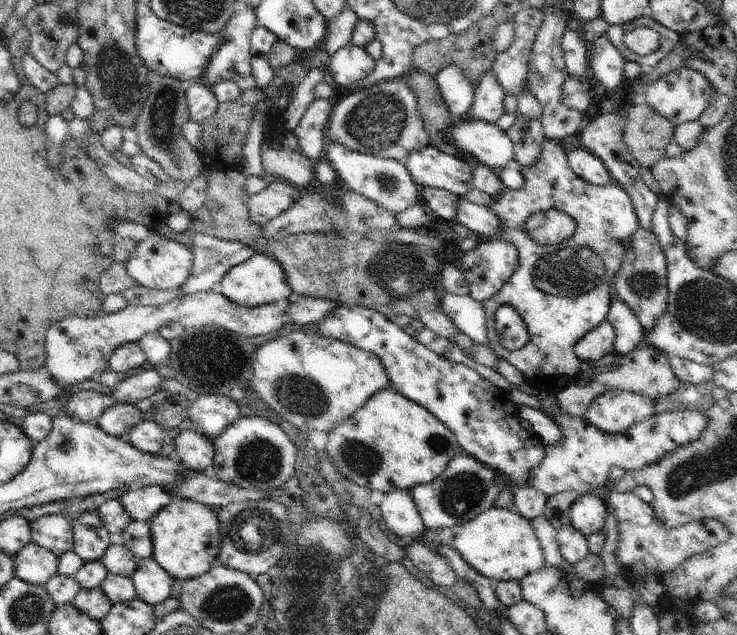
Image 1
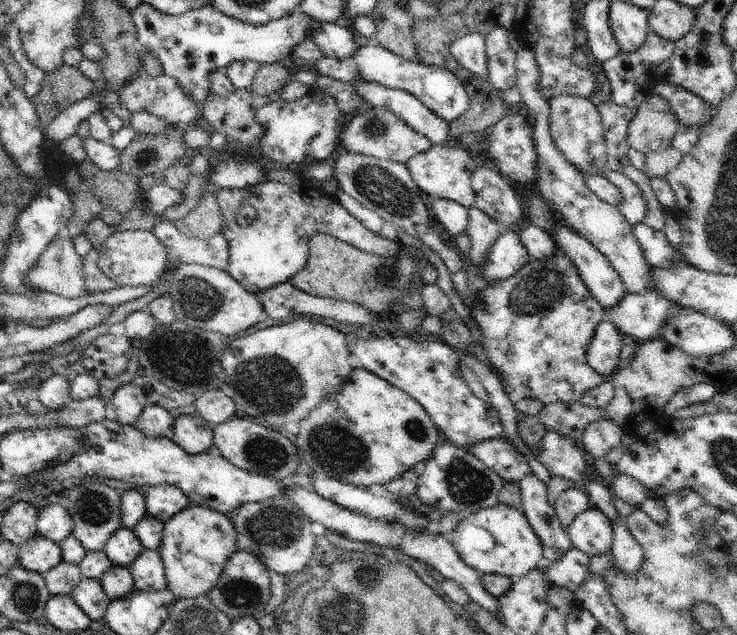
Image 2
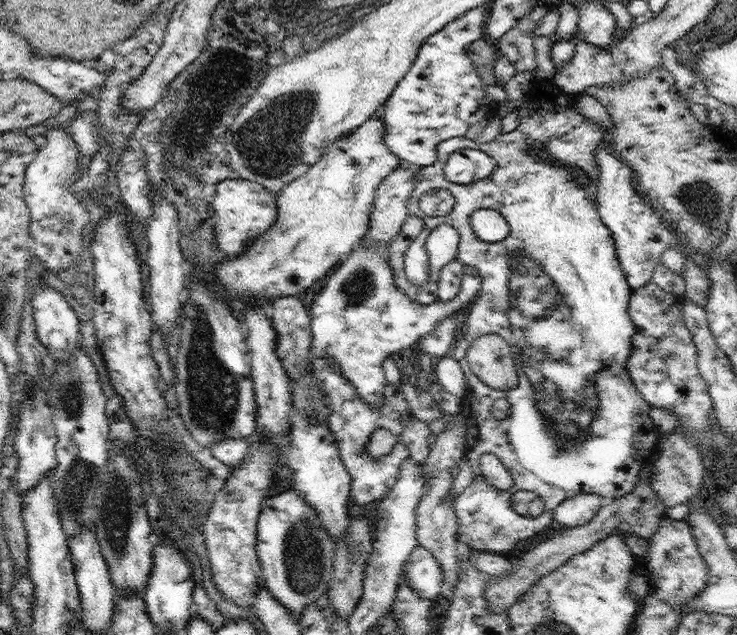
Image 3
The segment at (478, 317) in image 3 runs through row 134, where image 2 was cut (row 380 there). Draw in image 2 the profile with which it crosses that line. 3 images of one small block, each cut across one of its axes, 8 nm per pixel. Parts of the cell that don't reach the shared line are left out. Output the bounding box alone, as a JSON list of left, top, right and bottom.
[471,247,606,405]

